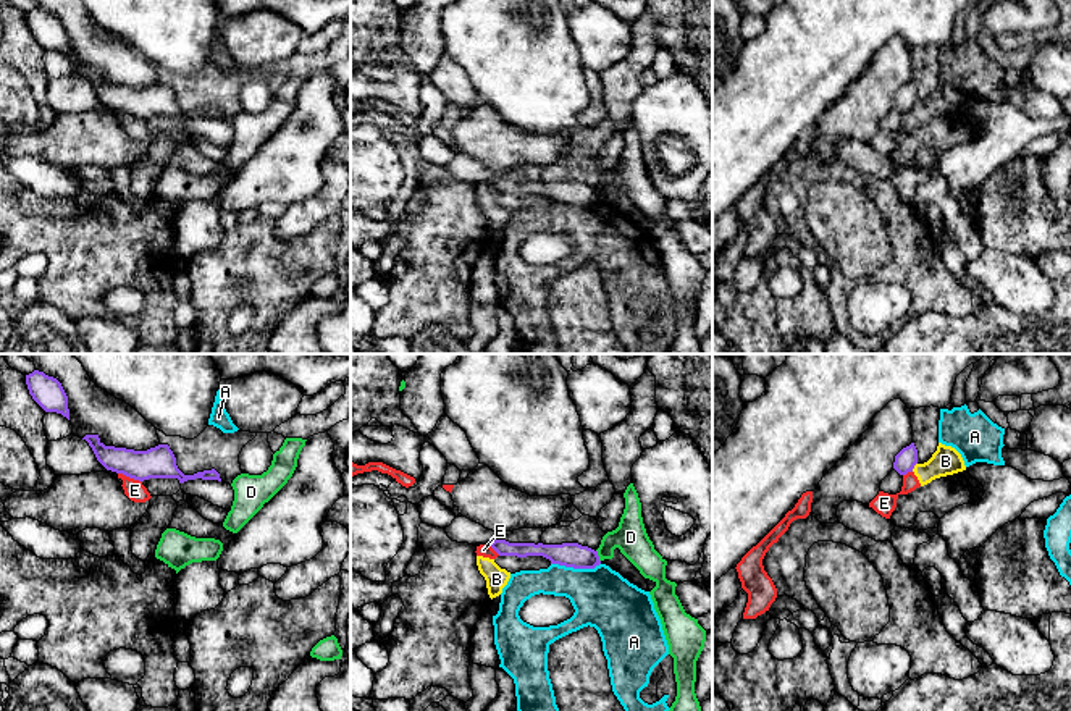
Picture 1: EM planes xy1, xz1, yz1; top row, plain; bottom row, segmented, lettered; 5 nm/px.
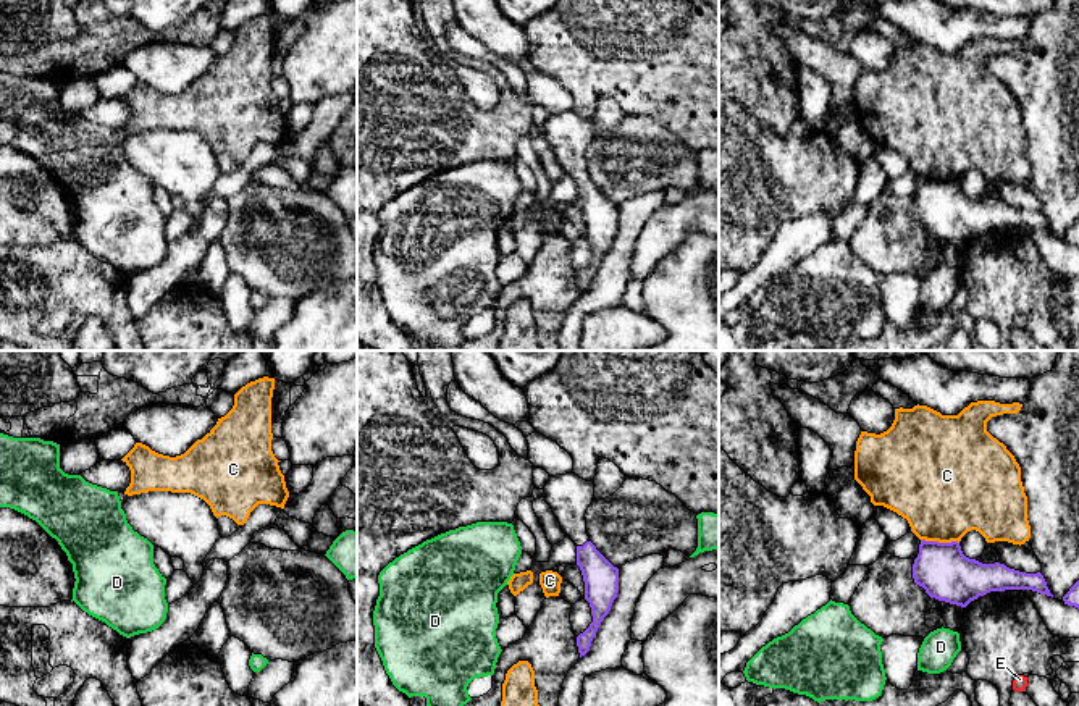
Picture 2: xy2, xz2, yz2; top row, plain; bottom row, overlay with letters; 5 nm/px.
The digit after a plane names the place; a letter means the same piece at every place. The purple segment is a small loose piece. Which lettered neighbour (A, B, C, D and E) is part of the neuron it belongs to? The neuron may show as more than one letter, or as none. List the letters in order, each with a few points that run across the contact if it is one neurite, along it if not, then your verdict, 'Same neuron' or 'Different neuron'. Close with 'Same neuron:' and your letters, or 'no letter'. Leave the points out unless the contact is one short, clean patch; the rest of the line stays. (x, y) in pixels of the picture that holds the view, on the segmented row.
A: Line: xz1 (551, 563), (574, 567), (595, 567), (600, 564). Different neuron
B: Line: yz1 (916, 462), (911, 471). Different neuron
C: Different neuron
D: Line: xz1 (596, 550), (600, 561). Different neuron
E: Line: xy1 (118, 472), (141, 482). Different neuron
Same neuron: no letter

